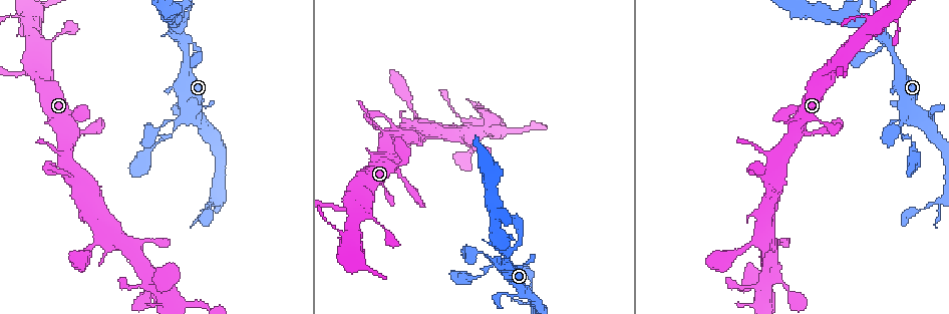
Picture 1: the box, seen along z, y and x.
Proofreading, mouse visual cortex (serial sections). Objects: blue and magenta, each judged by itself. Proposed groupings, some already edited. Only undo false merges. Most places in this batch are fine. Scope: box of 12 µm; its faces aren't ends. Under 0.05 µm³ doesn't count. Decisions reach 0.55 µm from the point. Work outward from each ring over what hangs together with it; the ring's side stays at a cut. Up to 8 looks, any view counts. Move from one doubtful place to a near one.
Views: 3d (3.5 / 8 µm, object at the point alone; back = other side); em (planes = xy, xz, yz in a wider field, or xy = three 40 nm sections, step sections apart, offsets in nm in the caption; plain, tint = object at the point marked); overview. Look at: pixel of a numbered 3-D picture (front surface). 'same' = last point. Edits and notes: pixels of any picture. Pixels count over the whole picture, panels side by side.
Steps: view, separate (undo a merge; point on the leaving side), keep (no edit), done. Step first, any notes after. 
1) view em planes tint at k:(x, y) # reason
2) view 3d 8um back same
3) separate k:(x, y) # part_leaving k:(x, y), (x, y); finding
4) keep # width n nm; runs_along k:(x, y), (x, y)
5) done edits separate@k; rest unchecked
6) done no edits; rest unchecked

view 3d 3.5um at 1:(812, 132)

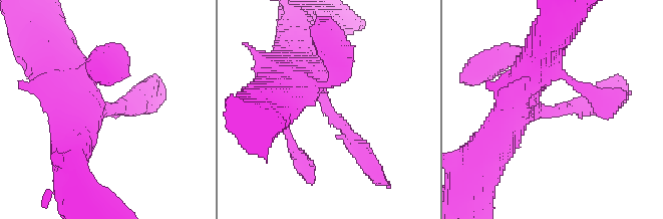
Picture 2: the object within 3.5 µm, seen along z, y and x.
view em xy step 1 tint at 2:(331, 112) # need the tissue

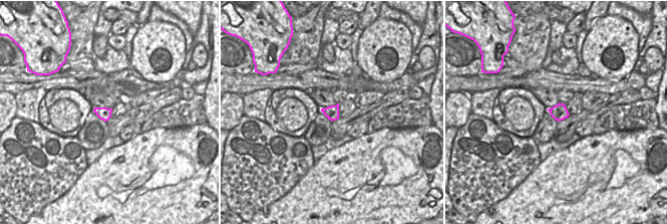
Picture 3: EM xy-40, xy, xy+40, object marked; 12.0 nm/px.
keep # arm_widths 300, 450 nm; runs_along 2:(295, 81), (368, 162); all the same cell

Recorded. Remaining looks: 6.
view 3d 3.5um at 1:(498, 238) # branch point

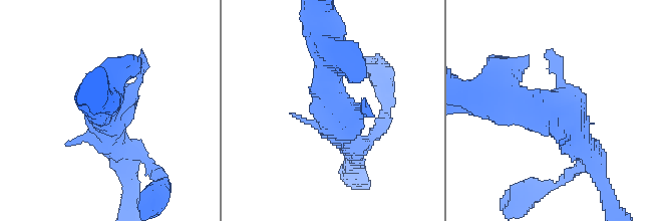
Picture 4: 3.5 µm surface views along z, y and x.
view em xy step 1 tint at 4:(558, 117)

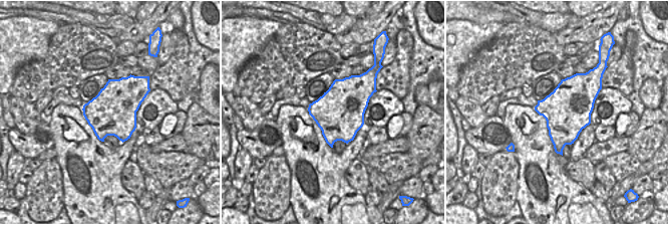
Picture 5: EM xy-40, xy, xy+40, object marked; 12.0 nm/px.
view em xy step 3 tint same # cut it another way

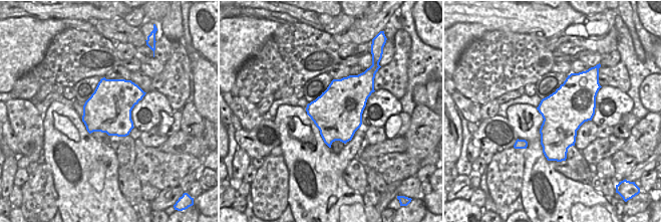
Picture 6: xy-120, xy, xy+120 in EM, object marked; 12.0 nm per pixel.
keep # width 600 nm; runs_along 4:(598, 169), (557, 116), (495, 94); continuous, no second cell

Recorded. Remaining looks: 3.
view 3d 3.5um at 1:(901, 123)

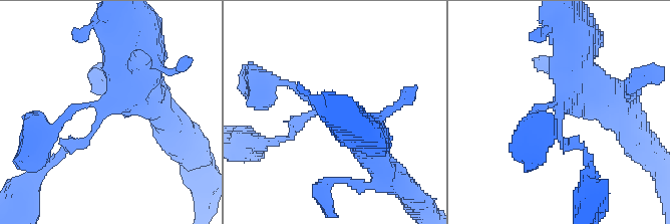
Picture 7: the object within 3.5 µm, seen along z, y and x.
view em xy step 1 tint at 7:(105, 108)

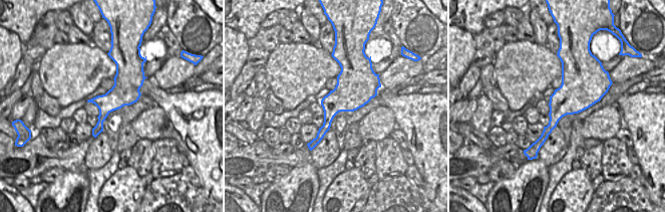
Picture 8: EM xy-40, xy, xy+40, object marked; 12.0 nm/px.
keep # runs_along 7:(116, 48), (123, 88), (92, 135), (67, 147); all the same cell

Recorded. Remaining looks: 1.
done no edits; rest unchecked

